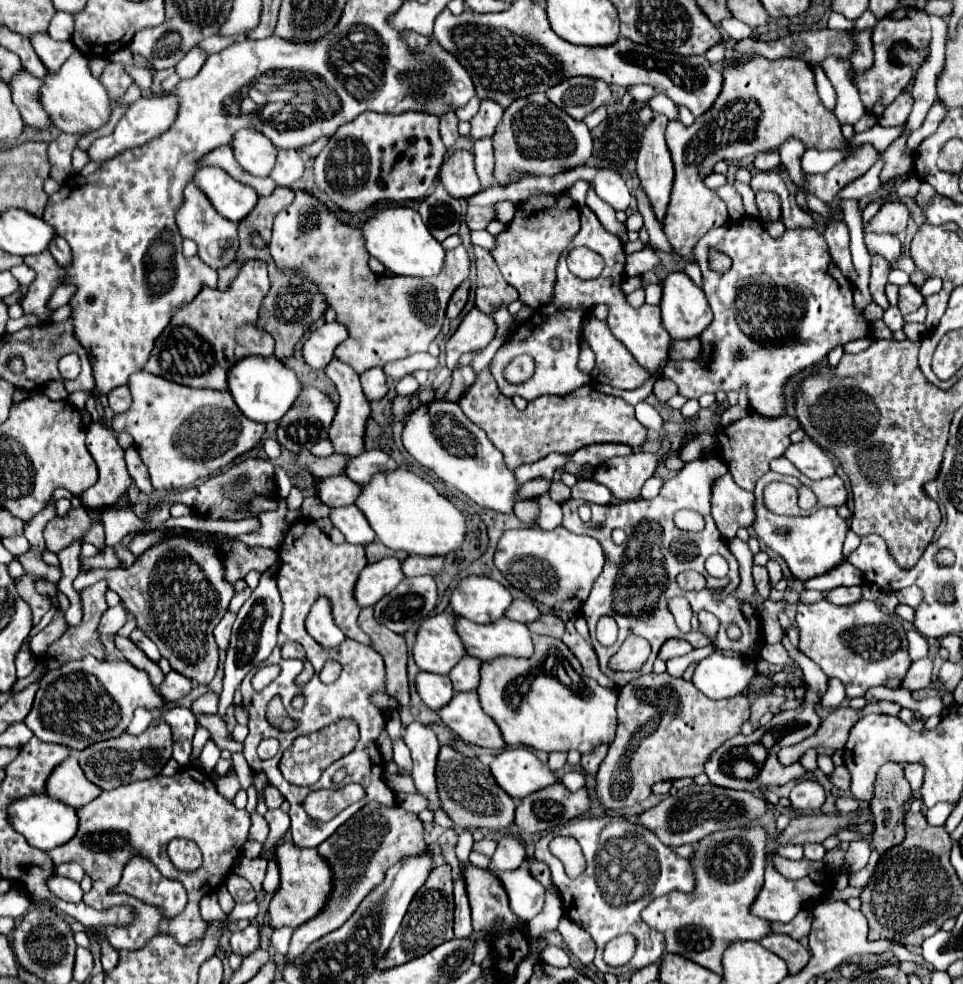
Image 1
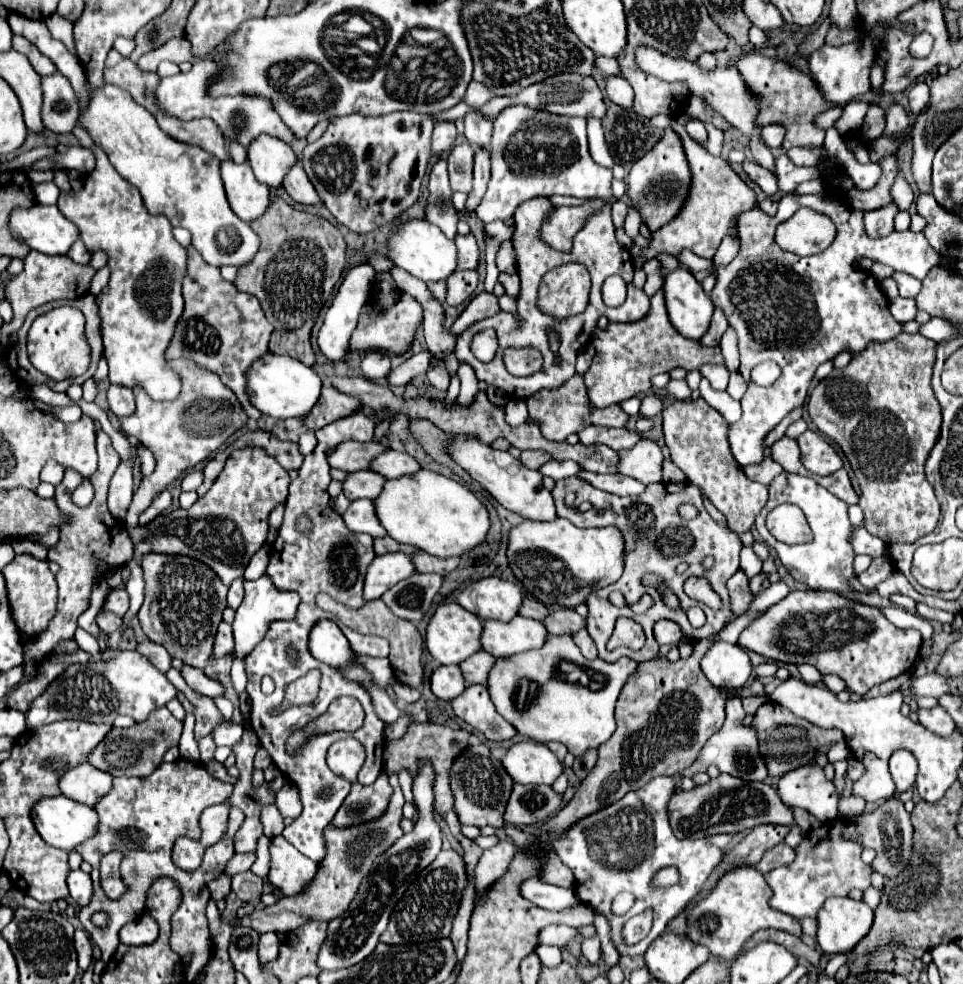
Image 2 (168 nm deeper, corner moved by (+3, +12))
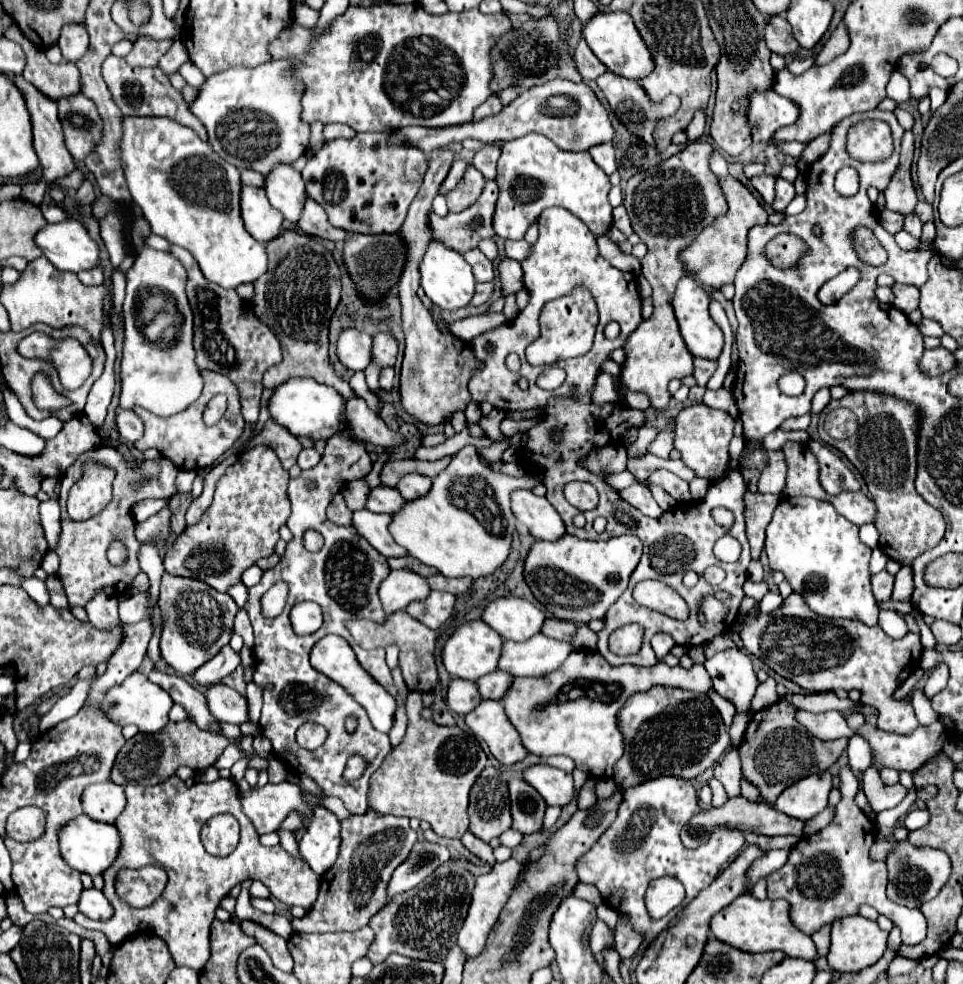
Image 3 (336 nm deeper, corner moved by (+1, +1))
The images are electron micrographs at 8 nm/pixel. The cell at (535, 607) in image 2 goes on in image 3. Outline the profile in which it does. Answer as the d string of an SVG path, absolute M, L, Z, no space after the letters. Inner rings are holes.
M548 617L542 625L542 633L558 641L570 641L572 633L576 633L576 625L572 621L558 621L554 617Z

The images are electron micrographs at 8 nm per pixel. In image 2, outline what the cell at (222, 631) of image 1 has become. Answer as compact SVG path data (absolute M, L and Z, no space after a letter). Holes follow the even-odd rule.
M222 622L216 634L216 642L214 642L214 652L212 658L224 658L226 654L230 654L234 650L234 638L232 638L232 626Z

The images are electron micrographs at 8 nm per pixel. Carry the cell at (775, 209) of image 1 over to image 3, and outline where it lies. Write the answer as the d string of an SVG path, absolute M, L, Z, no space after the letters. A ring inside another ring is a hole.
M756 175L750 179L752 181L752 187L762 195L762 199L770 205L774 201L774 177L772 175Z

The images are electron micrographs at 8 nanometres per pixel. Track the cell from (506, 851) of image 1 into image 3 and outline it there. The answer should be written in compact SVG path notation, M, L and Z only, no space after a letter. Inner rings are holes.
M510 857L504 863L496 863L488 875L480 875L476 879L476 887L472 891L472 901L470 901L468 917L466 917L466 921L464 921L464 925L462 925L460 933L458 933L458 945L464 949L464 953L468 957L476 957L484 949L486 937L488 937L490 929L494 927L494 923L496 923L502 907L506 905L506 901L508 901L508 897L510 897L510 893L512 893L512 889L516 885L520 867L522 865L514 857Z

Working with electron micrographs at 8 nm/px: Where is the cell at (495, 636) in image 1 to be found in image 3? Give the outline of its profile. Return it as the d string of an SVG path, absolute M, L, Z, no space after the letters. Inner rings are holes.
M542 633L522 643L504 641L498 669L520 677L542 677L544 673L558 669L570 651L570 643L544 637Z

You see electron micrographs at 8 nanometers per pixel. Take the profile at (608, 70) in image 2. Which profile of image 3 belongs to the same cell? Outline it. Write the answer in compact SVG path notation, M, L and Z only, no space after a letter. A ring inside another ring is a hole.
M580 39L580 43L576 45L576 49L574 49L574 59L576 59L576 63L578 63L580 75L582 75L586 81L598 79L598 77L606 71L606 67L604 67L604 65L596 59L596 55L588 49L588 45L586 45L584 39Z

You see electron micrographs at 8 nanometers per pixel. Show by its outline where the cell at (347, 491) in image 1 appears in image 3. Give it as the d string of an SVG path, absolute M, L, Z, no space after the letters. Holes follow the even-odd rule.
M378 485L372 487L366 499L366 509L370 509L372 513L396 513L396 509L400 509L400 505L404 505L404 499L400 497L400 493L394 487L386 487L386 485Z

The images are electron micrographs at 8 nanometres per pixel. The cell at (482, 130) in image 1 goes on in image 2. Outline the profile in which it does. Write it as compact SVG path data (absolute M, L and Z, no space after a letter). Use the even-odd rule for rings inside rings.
M470 112L470 114L466 114L464 124L466 124L464 136L470 140L470 144L480 146L480 148L490 146L490 134L492 134L492 122L490 120L486 120L482 114Z

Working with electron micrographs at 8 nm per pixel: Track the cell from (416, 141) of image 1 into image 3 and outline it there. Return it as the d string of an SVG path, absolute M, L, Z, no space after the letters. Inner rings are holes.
M392 131L384 133L356 133L352 139L332 139L326 141L324 147L306 163L302 169L302 177L306 181L306 193L312 197L316 203L324 207L328 213L328 219L334 227L340 227L350 233L364 233L364 235L378 235L378 233L398 233L406 211L412 203L412 199L418 193L420 181L426 173L428 157L422 149L408 145L408 143L398 143L390 145Z

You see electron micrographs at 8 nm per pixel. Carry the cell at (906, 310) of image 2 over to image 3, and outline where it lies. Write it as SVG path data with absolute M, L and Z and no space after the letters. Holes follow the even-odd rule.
M922 319L918 329L920 329L922 335L932 335L932 337L942 337L944 335L944 329L936 321L930 321L930 319Z

